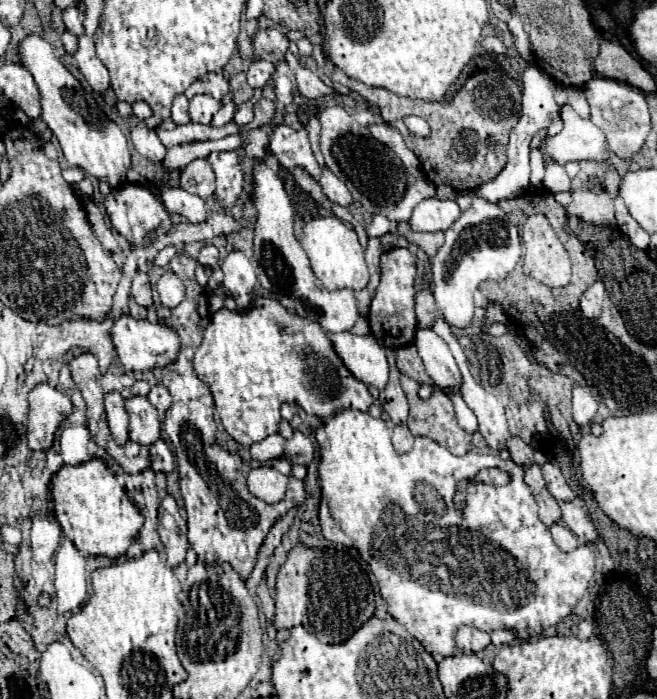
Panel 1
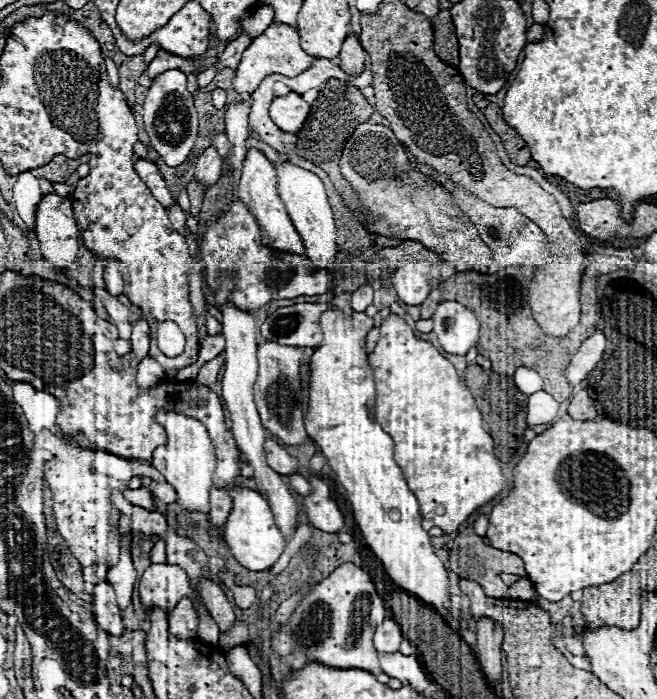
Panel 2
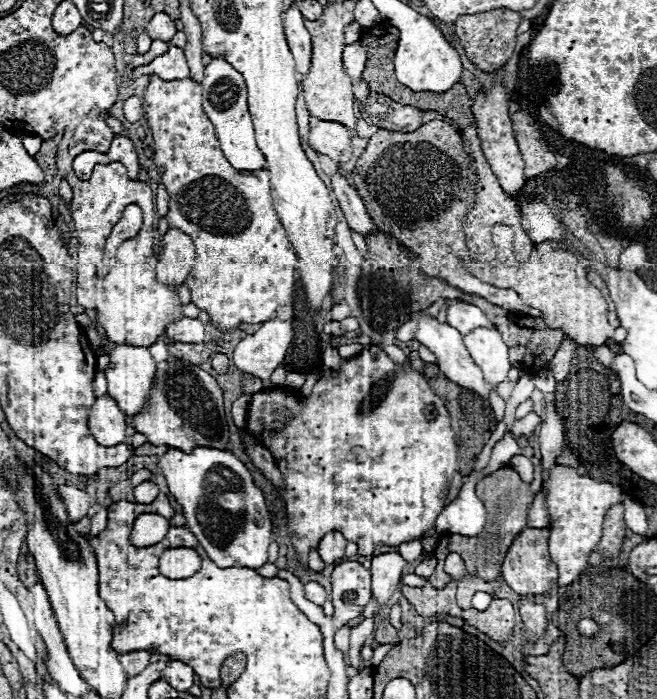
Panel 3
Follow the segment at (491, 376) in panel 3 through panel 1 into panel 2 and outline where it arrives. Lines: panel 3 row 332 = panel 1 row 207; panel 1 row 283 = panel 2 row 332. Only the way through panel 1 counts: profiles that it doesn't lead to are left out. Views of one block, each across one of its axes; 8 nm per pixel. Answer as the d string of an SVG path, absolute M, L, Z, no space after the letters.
M442 302L434 314L434 334L448 354L466 354L480 340L480 320L476 312L460 302Z

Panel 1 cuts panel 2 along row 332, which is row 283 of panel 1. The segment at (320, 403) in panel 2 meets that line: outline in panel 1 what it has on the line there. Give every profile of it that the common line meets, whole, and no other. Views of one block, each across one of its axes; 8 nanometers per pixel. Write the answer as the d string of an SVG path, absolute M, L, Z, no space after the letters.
M318 216L304 226L300 244L310 258L314 274L320 278L320 282L324 284L326 290L340 290L340 288L362 290L362 288L366 288L370 274L368 274L368 266L364 260L364 250L362 250L360 240L352 226L344 224L336 216Z

